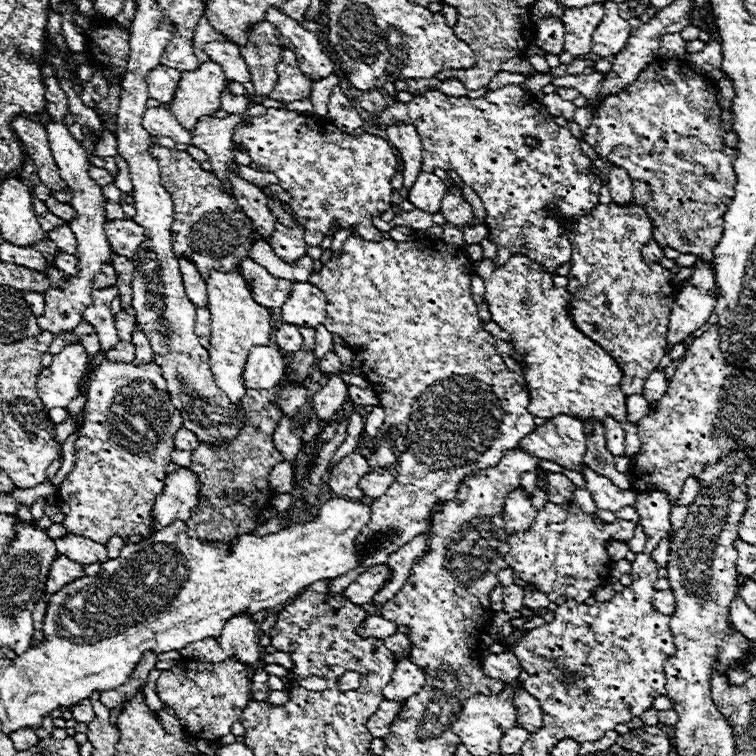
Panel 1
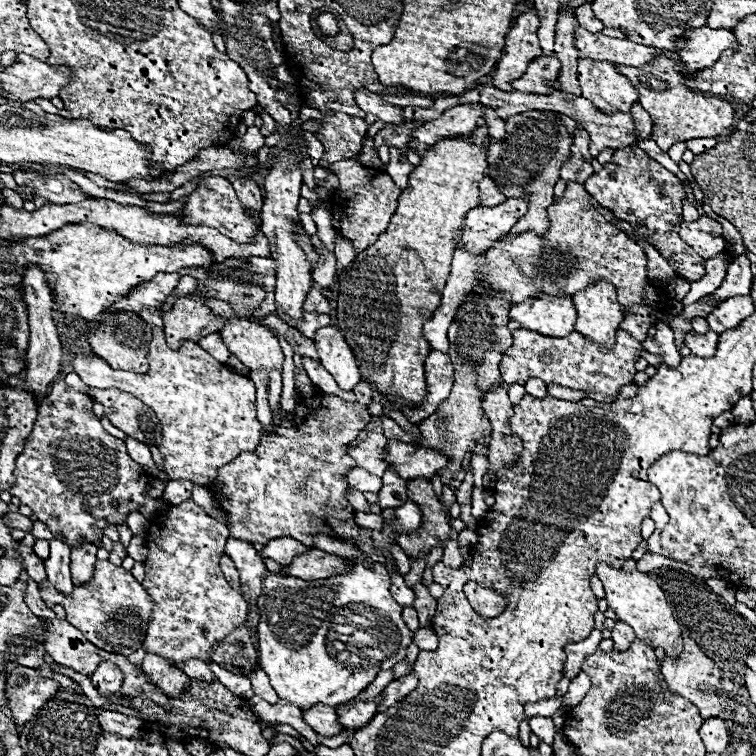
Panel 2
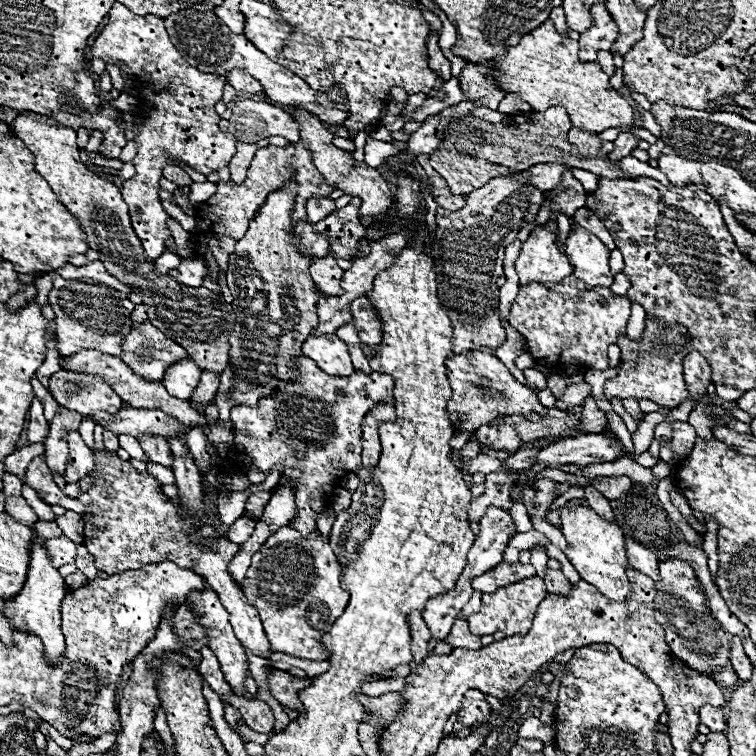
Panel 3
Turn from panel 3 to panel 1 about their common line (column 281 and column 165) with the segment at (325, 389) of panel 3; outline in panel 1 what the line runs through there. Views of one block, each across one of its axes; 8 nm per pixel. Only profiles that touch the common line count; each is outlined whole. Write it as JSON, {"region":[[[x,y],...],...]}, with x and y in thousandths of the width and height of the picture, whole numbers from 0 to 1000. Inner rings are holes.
{"region":[[[138,476],[119,497],[111,558],[101,582],[101,614],[79,643],[77,669],[85,677],[85,701],[140,720],[148,709],[161,709],[167,720],[183,720],[201,709],[201,667],[217,648],[217,619],[228,611],[230,574],[241,566],[241,550],[225,532],[212,484],[206,479],[177,484]]]}

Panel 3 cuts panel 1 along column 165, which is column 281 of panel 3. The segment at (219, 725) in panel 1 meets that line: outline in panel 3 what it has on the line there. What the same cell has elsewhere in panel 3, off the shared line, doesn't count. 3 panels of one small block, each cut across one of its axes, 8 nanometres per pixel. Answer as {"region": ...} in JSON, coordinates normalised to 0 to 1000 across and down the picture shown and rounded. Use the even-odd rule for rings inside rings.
{"region":[[[360,886],[354,894],[354,907],[360,921],[373,931],[386,939],[399,942],[399,931],[394,929],[394,913],[405,910],[410,905],[407,897],[392,897],[378,892],[376,886]]]}

